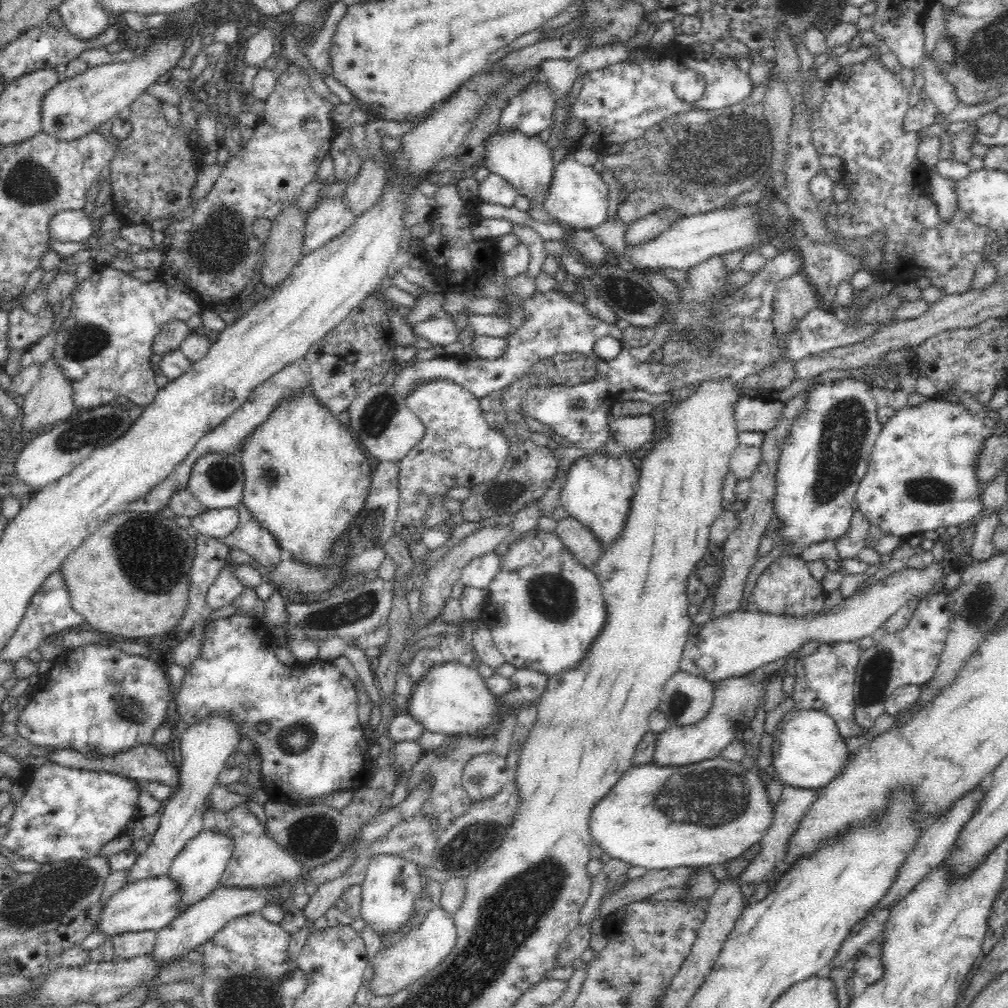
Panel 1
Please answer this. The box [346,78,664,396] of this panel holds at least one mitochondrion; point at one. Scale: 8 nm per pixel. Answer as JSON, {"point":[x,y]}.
{"point":[624,293]}

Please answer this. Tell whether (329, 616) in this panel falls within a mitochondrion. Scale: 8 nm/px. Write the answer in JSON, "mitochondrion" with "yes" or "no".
{"mitochondrion":"yes"}

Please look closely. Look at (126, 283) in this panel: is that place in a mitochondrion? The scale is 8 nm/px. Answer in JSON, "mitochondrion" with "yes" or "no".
{"mitochondrion":"no"}

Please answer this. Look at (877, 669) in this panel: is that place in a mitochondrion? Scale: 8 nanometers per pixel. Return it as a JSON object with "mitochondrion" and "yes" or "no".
{"mitochondrion":"yes"}

